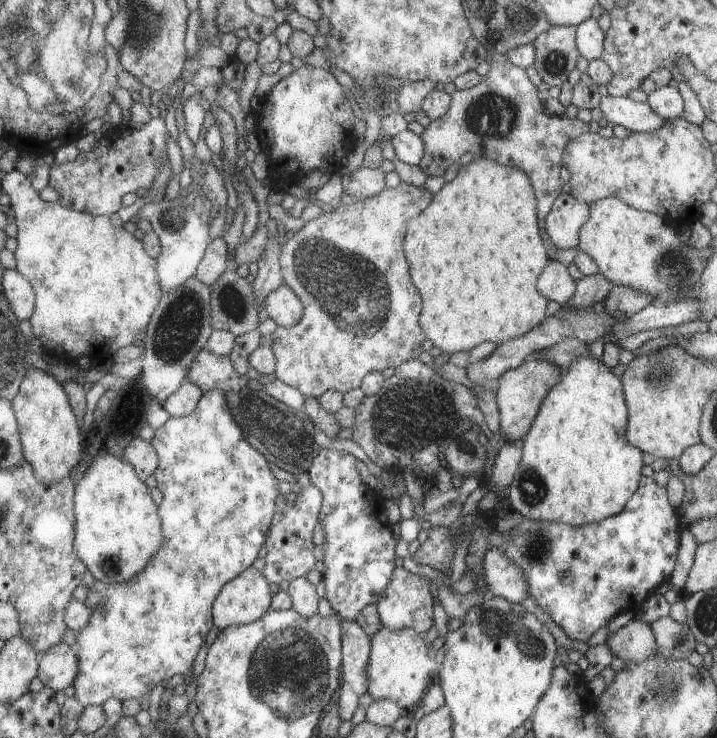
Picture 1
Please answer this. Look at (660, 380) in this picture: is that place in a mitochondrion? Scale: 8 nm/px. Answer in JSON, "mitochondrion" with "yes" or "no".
{"mitochondrion":"yes"}

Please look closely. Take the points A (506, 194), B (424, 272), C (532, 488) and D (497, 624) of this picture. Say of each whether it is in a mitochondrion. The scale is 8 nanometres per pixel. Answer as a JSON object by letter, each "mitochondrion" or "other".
{"A":"other","B":"other","C":"mitochondrion","D":"mitochondrion"}

